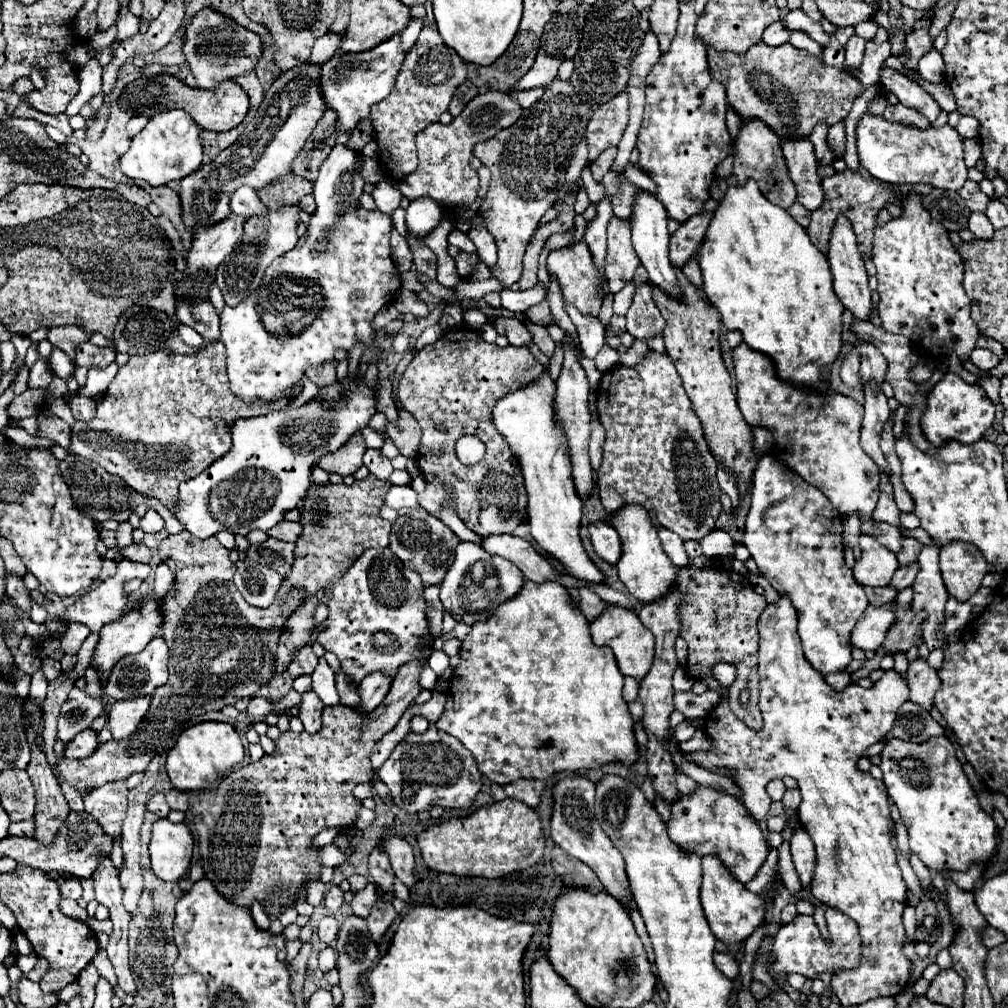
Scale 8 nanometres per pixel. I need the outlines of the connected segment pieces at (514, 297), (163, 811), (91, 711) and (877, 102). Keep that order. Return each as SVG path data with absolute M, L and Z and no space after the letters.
M537 282L531 290L525 290L525 292L513 292L513 290L501 290L501 304L503 308L515 312L515 314L521 314L525 310L529 310L531 306L539 304L545 300L545 288L541 282Z
M153 794L153 798L149 800L147 808L149 808L149 812L153 812L159 818L165 818L171 812L171 808L167 806L167 800L165 800L163 794Z
M73 688L61 708L57 738L63 742L73 740L75 734L89 728L93 720L103 714L103 710L105 710L105 704L99 698L89 696L85 690Z
M879 86L879 94L881 96L877 96L871 104L869 104L869 108L867 108L867 114L873 114L873 116L883 116L883 110L887 108L887 90L883 88L883 86Z

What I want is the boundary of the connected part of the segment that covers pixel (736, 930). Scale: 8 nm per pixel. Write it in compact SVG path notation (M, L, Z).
M703 858L703 884L701 884L701 904L705 910L705 918L715 934L717 940L725 944L739 944L745 942L757 928L765 924L765 912L767 912L767 900L773 900L777 896L777 882L779 882L779 866L775 868L775 886L767 894L753 894L745 890L723 864L719 864L719 858Z

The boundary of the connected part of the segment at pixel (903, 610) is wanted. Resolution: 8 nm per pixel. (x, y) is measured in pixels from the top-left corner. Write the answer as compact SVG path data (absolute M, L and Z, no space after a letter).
M899 602L893 604L895 612L895 624L889 628L885 642L881 644L883 652L889 656L895 654L907 654L909 648L923 644L923 630L921 622L925 618L923 612L915 612L909 606L901 606Z

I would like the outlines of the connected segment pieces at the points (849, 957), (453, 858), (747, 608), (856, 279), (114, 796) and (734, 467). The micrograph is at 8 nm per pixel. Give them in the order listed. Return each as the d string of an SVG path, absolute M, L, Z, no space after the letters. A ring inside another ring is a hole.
M827 908L827 926L829 926L829 932L833 938L833 942L829 946L823 942L813 916L797 916L791 924L785 924L779 928L779 932L775 934L775 942L773 942L777 960L771 966L771 972L775 974L775 978L779 982L783 982L785 976L793 974L793 972L807 976L807 978L815 978L827 970L847 970L847 968L859 966L861 944L859 944L857 924L851 918L847 918L843 912Z
M501 800L477 808L465 818L427 828L417 836L425 864L435 872L457 876L501 878L511 872L535 866L545 850L545 836L539 814L519 800Z
M679 568L677 583L682 593L679 614L681 614L681 632L679 636L689 646L689 658L687 658L687 674L691 678L703 680L709 684L709 688L717 688L721 694L725 692L719 682L713 678L711 668L717 662L731 662L737 668L737 680L727 690L729 694L729 706L731 710L753 730L759 730L763 726L761 712L759 712L759 676L757 676L757 650L759 650L759 632L757 622L759 614L765 610L767 602L763 596L759 596L753 586L747 584L741 576L731 576L727 570L711 568L711 570L689 570ZM741 692L749 692L747 708L741 708L739 696Z
M837 218L831 240L829 240L829 252L827 252L829 268L833 274L833 290L841 304L857 318L857 320L871 320L873 302L871 302L871 290L869 290L869 276L865 272L865 264L857 250L857 240L851 230L851 222L847 218Z
M107 782L95 786L89 794L83 794L85 812L95 816L103 830L111 836L121 834L121 824L127 810L127 784L125 782Z
M677 268L677 278L679 278L679 286L685 294L685 302L673 300L671 296L665 296L657 288L653 288L655 302L667 322L667 326L663 330L665 348L677 368L677 374L683 380L683 388L691 400L693 410L703 424L705 438L707 438L707 444L709 444L715 460L721 462L729 472L733 472L733 476L737 480L737 492L743 496L743 494L747 494L749 484L753 480L753 472L759 462L759 454L755 452L755 446L753 446L753 430L743 420L743 416L737 408L737 400L731 390L731 376L721 358L719 312L707 302L705 294L701 290L697 290L691 282L687 282L687 278L683 276L683 272L679 268Z

